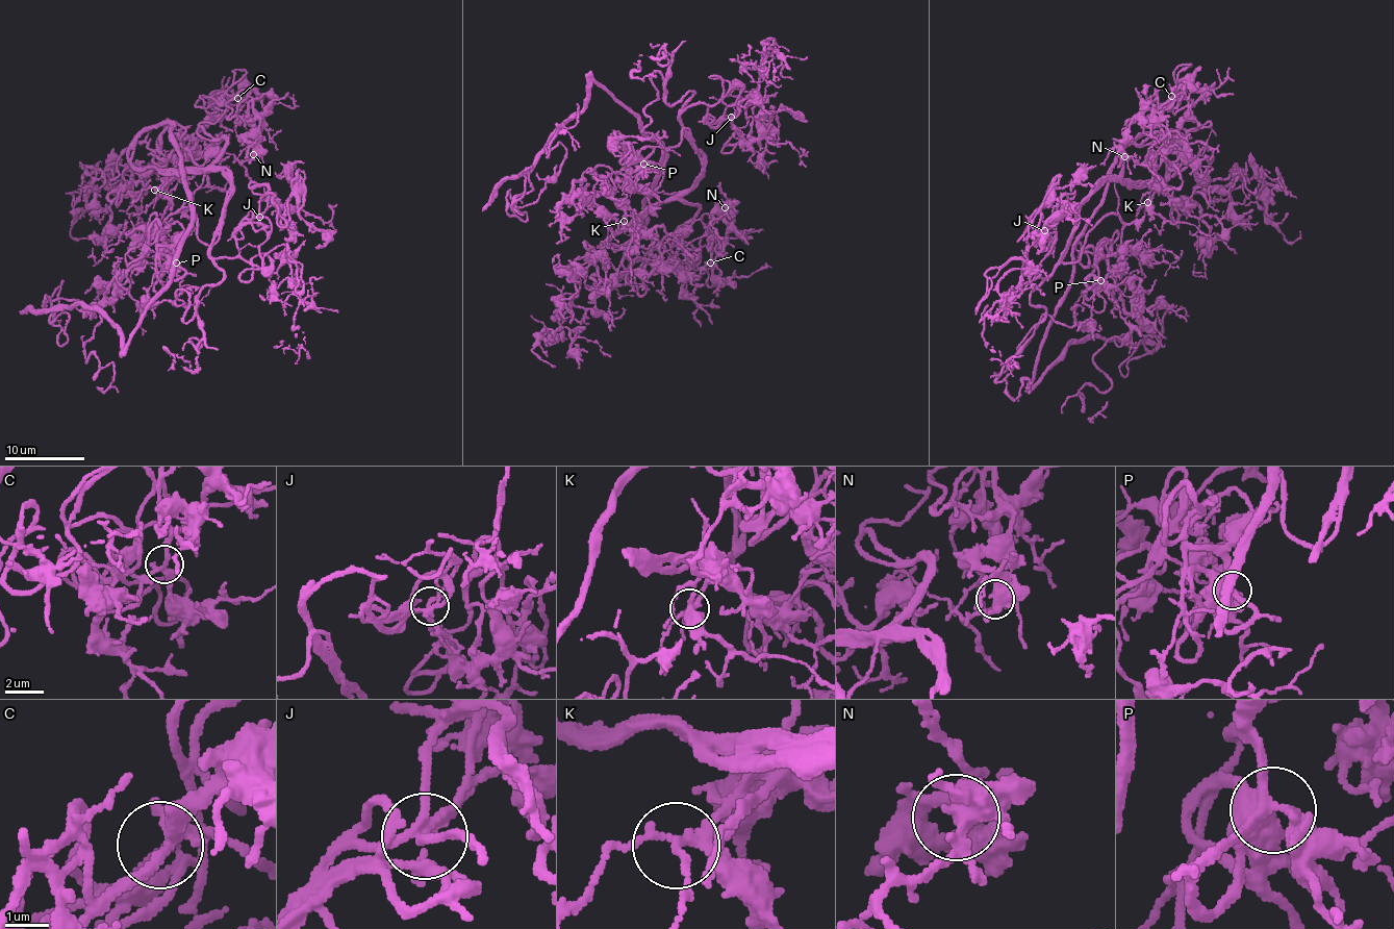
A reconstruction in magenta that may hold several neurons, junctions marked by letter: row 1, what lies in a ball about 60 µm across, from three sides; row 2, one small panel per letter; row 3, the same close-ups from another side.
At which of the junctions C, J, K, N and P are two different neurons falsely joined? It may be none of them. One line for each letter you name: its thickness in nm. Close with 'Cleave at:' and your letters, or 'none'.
Cleave at: none

